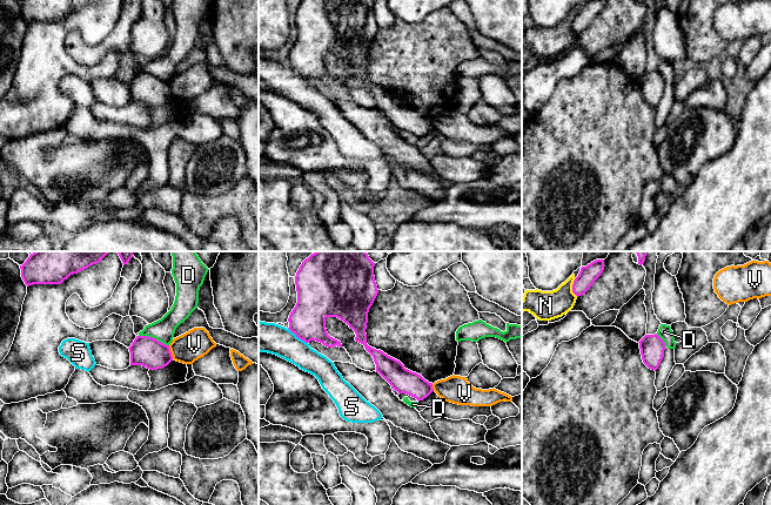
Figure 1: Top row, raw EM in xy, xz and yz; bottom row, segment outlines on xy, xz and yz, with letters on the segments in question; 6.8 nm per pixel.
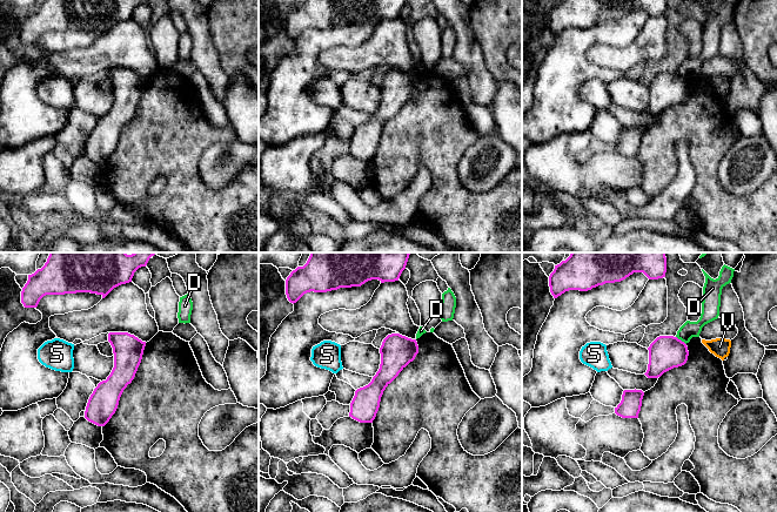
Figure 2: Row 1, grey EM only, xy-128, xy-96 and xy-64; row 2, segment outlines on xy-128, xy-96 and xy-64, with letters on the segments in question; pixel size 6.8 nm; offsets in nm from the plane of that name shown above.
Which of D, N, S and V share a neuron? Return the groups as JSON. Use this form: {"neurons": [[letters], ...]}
{"neurons": [["D"], ["N"], ["S"], ["V"]]}

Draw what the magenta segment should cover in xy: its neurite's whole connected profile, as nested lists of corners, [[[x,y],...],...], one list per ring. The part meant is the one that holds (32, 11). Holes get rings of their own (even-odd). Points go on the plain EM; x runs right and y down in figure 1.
[[[24,0],[21,14],[27,23],[33,21],[61,21],[71,12],[96,0]]]

